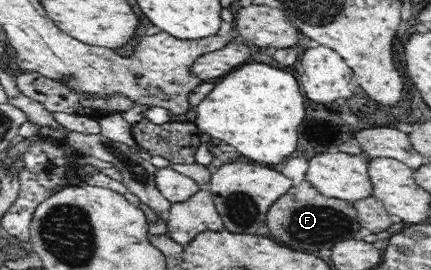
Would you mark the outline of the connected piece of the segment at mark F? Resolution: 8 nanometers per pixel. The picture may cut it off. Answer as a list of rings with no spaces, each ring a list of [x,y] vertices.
[[[306,179],[297,187],[291,186],[285,195],[281,195],[269,207],[266,225],[270,229],[269,239],[275,239],[277,243],[305,253],[319,253],[321,249],[343,239],[353,239],[360,229],[357,210],[351,202],[325,197]]]

